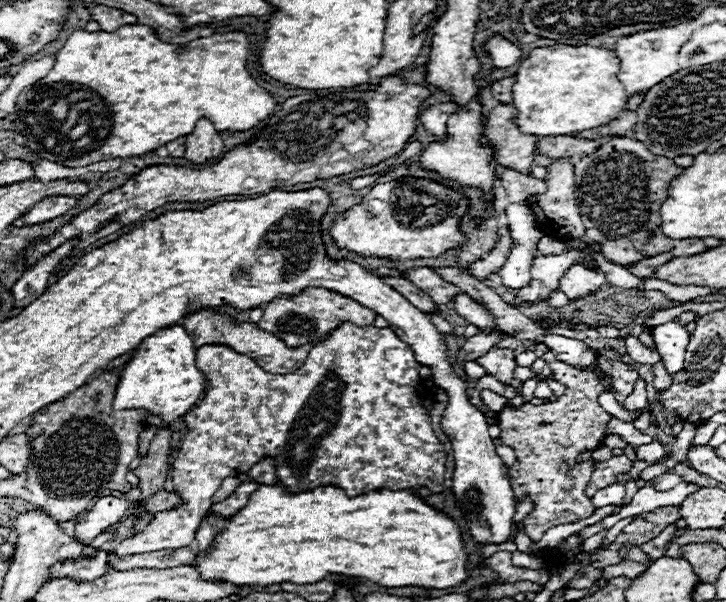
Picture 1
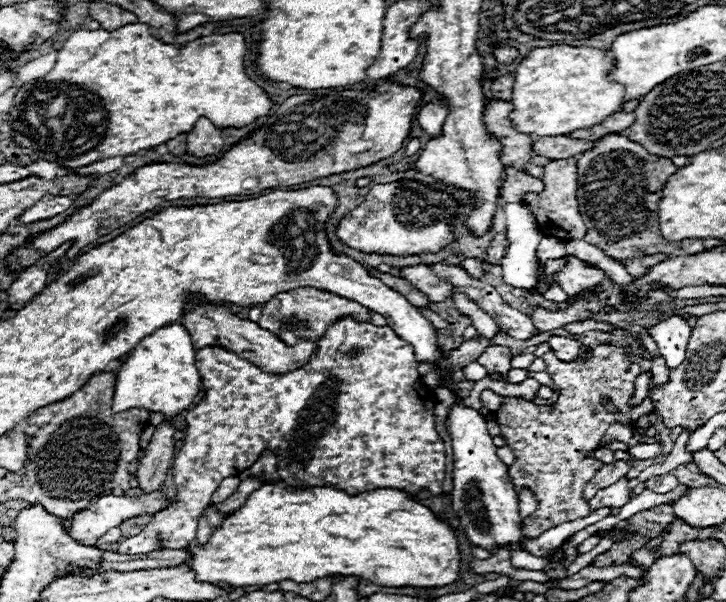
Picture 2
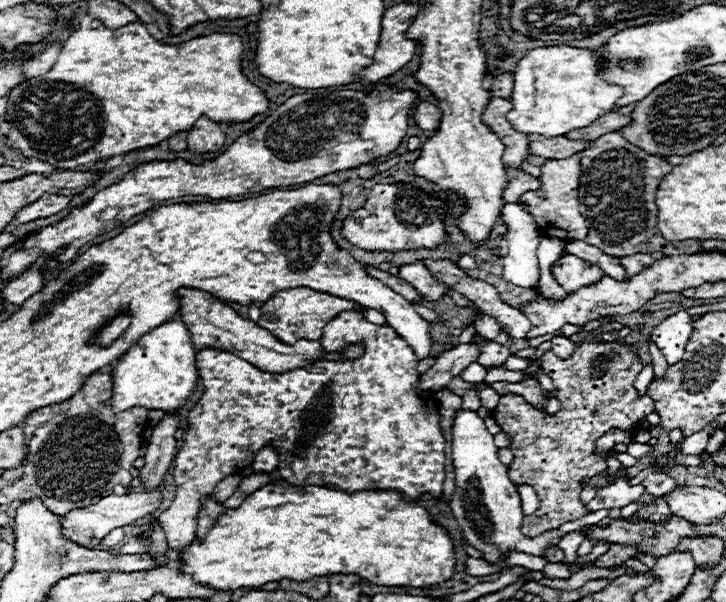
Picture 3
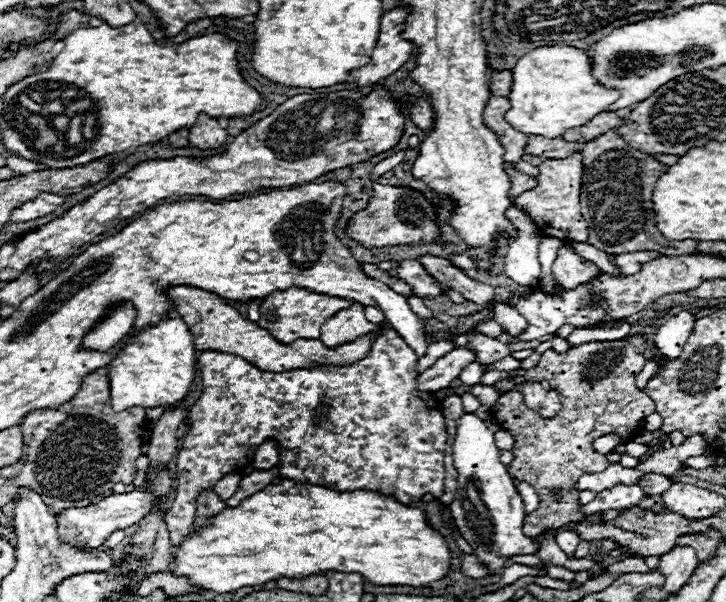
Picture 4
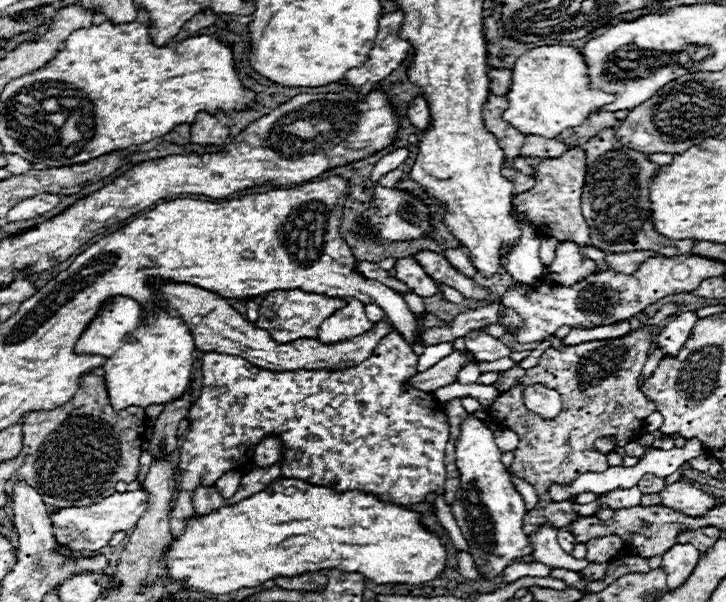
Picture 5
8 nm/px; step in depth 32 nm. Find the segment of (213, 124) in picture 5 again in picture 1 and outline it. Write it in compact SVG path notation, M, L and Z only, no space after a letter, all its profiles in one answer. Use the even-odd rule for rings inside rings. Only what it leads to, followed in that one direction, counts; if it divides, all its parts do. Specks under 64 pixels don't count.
M206 118L198 120L196 130L186 136L186 160L194 164L206 164L224 152L224 142Z

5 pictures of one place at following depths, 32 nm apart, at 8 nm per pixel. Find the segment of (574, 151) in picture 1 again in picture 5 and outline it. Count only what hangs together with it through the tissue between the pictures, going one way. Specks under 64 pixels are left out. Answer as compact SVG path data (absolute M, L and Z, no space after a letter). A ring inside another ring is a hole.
M526 136L522 156L538 156L538 158L558 158L564 156L574 146L560 142L558 138L540 138L540 136Z

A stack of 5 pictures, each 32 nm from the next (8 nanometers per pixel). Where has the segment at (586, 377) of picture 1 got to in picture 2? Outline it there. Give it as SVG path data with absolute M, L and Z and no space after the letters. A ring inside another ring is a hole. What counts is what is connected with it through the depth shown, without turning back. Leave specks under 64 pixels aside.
M594 346L588 350L592 354L588 362L560 362L552 352L542 356L552 380L562 386L562 394L558 396L554 408L520 404L516 398L504 398L502 408L494 412L504 442L516 454L516 462L508 466L510 482L518 494L522 488L528 488L538 502L538 508L522 520L522 534L528 538L538 538L552 526L592 514L592 508L584 500L582 492L602 462L592 456L586 458L586 454L598 448L610 422L618 420L634 424L642 414L650 414L654 410L650 398L646 398L638 408L628 408L626 404L634 394L634 380L640 376L640 366L628 362L628 352L616 346ZM602 396L610 396L624 414L618 416L608 412L600 404Z

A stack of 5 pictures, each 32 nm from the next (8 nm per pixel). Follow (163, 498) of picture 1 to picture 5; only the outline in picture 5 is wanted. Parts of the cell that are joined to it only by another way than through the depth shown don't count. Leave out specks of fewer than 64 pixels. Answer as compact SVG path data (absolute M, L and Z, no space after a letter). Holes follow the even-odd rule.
M134 490L134 492L124 492L124 494L112 494L96 504L84 506L84 508L64 508L58 512L52 512L52 520L54 520L54 532L56 532L56 540L68 548L74 550L100 550L102 546L108 544L108 540L112 538L114 532L120 530L128 530L134 528L136 522L140 520L140 516L146 512L148 508L148 492L146 490Z

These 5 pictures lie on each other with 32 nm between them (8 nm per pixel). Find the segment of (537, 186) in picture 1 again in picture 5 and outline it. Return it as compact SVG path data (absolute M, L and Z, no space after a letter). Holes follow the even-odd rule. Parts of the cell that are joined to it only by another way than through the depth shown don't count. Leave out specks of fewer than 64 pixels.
M504 168L504 170L502 170L502 174L504 174L504 176L508 176L508 178L510 178L510 182L514 184L514 194L526 192L526 190L530 190L530 188L536 184L536 182L532 180L532 176L526 176L526 174L522 174L522 172L514 170L514 168Z

